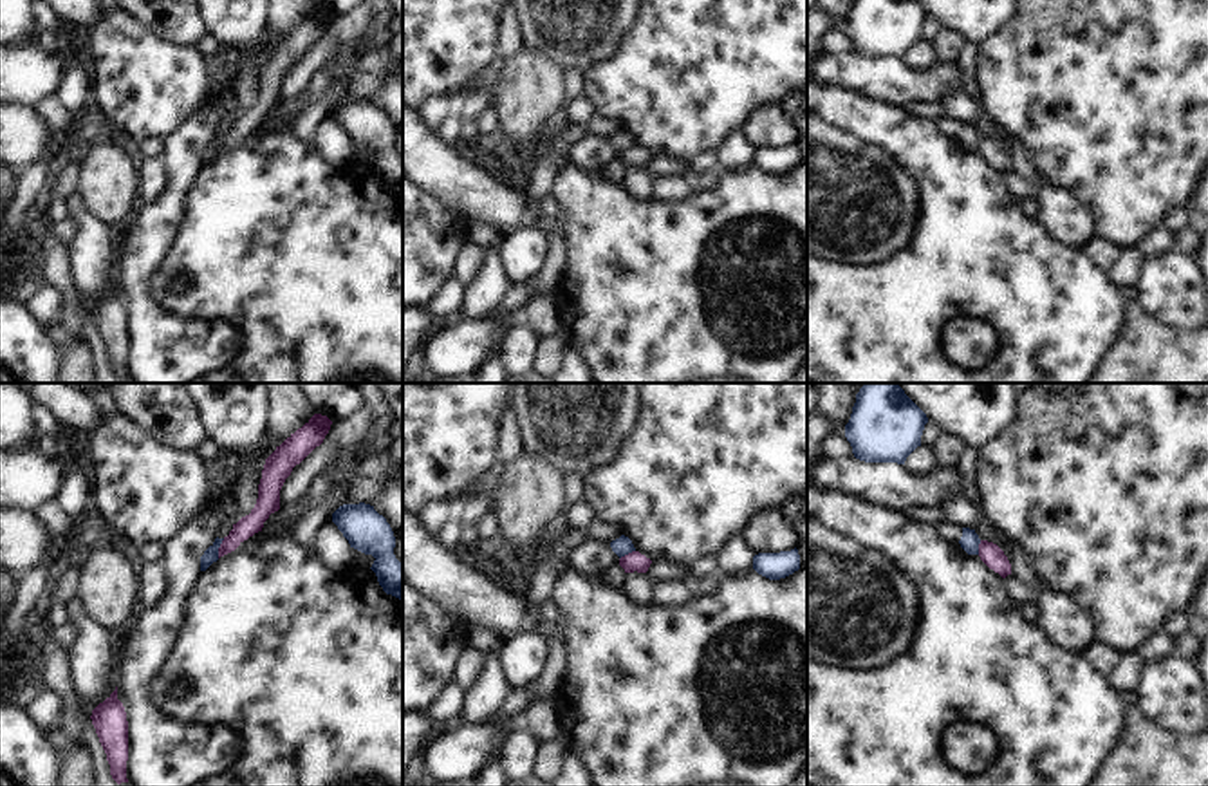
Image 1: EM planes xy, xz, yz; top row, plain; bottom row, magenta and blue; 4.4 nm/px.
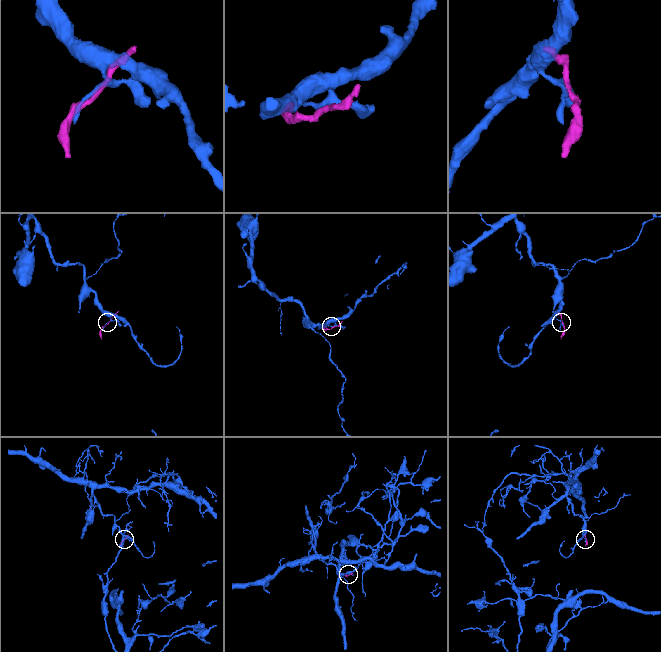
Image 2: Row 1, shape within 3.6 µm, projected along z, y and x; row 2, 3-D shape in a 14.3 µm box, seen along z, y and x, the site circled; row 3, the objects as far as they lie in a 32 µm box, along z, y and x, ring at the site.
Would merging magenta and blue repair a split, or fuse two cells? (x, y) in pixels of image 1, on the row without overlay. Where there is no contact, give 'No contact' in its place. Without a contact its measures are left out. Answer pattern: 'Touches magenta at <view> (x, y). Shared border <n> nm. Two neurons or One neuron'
Touches magenta at xy (219, 143). Shared border 90 nm. Two neurons

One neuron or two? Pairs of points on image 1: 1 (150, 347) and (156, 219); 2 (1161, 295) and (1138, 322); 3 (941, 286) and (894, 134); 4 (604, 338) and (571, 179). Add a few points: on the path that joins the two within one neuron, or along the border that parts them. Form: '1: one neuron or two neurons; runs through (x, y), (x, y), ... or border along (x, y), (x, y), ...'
1: one neuron; runs through (143, 315), (136, 302), (136, 261), (139, 252)
2: two neurons; border along (1136, 300), (1145, 311), (1183, 333)
3: one neuron; runs through (943, 248), (943, 181), (932, 170)
4: one neuron; runs through (604, 299), (604, 226), (600, 219)

